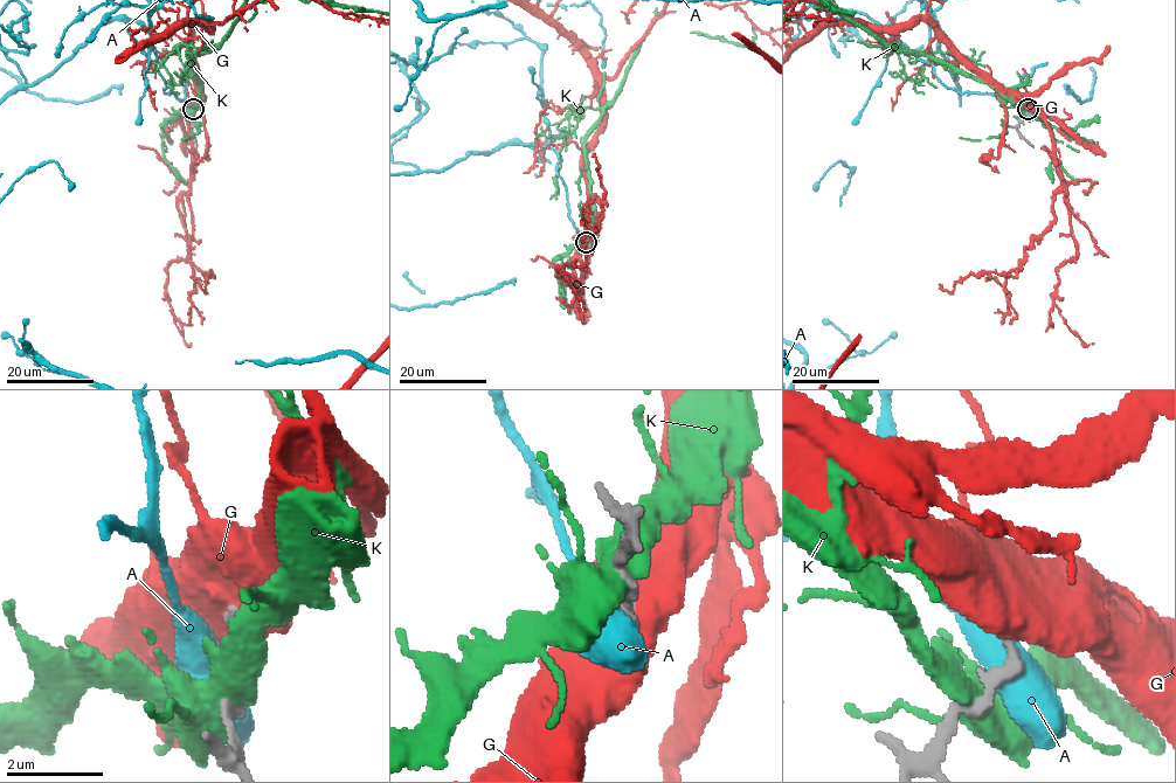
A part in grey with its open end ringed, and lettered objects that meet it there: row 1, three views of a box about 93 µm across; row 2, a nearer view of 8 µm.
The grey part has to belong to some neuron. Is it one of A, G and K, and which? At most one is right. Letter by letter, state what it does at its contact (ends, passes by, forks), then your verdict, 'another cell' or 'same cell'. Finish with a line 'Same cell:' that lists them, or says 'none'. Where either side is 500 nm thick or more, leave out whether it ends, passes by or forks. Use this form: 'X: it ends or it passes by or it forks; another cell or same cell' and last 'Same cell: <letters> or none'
A: another cell
G: same cell
K: it forks; another cell
Same cell: G

